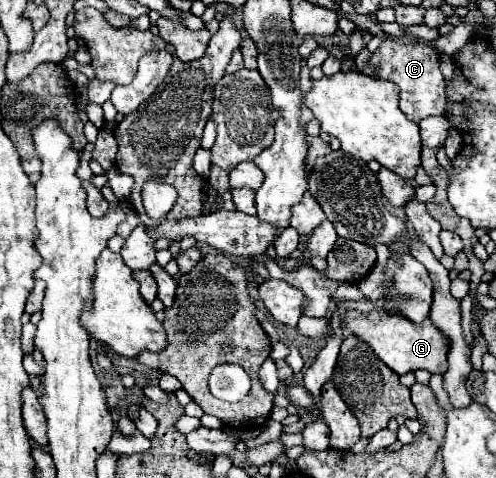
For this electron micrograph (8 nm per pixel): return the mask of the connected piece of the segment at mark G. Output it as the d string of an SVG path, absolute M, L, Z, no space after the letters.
M375 309L367 315L359 313L359 311L347 311L343 315L341 325L351 335L355 335L363 343L367 343L375 351L375 355L397 375L405 375L405 373L417 371L417 369L425 369L429 373L445 373L445 369L447 369L445 337L441 337L441 333L437 333L437 329L433 329L433 325L429 325L429 319L425 321L425 325L409 325L409 321L405 321L405 317L385 317L385 313Z

